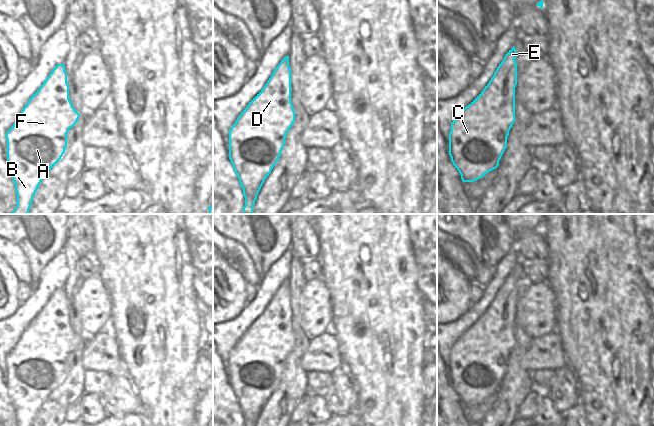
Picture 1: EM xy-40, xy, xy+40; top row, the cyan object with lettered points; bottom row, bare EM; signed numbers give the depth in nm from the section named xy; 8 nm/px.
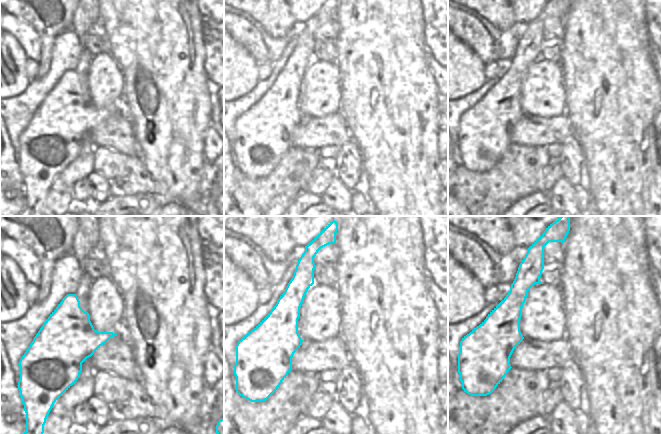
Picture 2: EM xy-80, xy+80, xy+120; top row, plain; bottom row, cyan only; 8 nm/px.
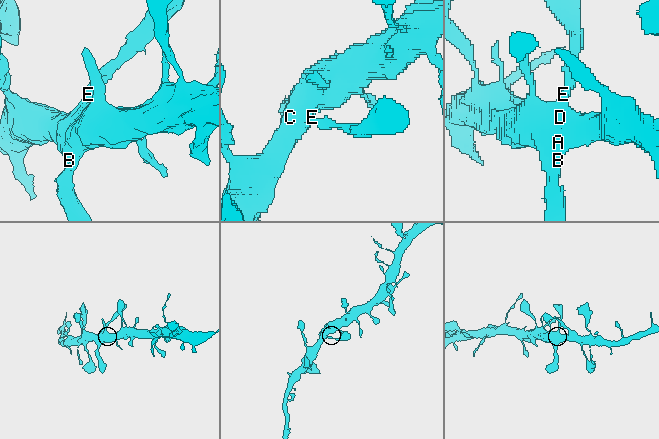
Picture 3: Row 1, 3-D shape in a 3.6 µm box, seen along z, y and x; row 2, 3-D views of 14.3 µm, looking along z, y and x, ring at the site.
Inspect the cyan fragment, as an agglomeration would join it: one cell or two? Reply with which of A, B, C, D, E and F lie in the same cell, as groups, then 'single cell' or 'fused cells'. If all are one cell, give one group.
groups A B C D E F; single cell

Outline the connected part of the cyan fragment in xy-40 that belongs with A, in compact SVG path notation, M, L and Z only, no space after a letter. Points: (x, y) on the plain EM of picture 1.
M64 288L53 292L41 311L31 320L15 347L9 352L7 363L7 391L15 407L17 426L32 426L45 399L59 386L67 371L67 357L80 338L69 323L69 309Z

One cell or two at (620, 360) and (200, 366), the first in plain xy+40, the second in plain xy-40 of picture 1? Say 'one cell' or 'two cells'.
two cells

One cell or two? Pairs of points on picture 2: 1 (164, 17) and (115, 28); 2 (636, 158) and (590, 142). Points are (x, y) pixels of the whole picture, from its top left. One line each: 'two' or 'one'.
1: one
2: one

